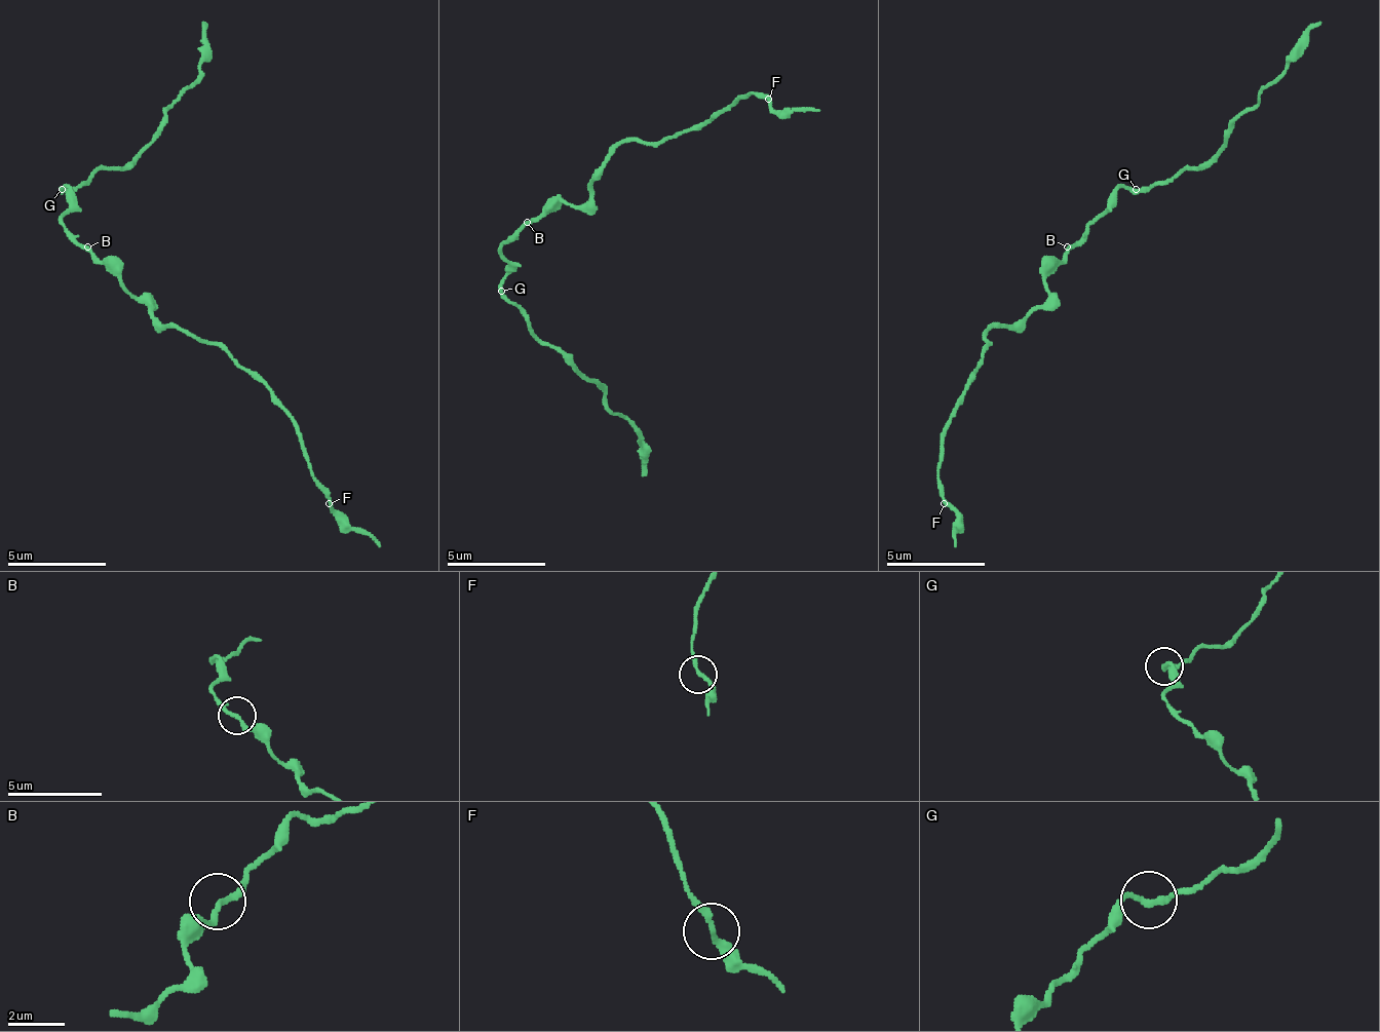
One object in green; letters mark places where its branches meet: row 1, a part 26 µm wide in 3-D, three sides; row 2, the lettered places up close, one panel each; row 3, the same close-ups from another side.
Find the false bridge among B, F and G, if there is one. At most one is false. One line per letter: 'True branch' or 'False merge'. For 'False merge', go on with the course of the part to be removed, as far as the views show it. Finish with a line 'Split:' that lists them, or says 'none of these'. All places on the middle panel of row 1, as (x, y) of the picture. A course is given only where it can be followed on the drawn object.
B: True branch
F: True branch
G: False merge. Course of the part to remove: (502, 292), (527, 326), (636, 429), (645, 474)
Split: G

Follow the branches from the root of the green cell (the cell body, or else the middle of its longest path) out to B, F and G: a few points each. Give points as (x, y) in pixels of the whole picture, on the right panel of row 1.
B: (1052, 271), (1067, 246)
F: (1052, 271), (1047, 276), (1052, 297), (1042, 306), (988, 331), (988, 350), (944, 425), (938, 464), (944, 503)
G: (1052, 271), (1082, 237), (1082, 232), (1112, 202), (1112, 197), (1121, 188), (1137, 188)

